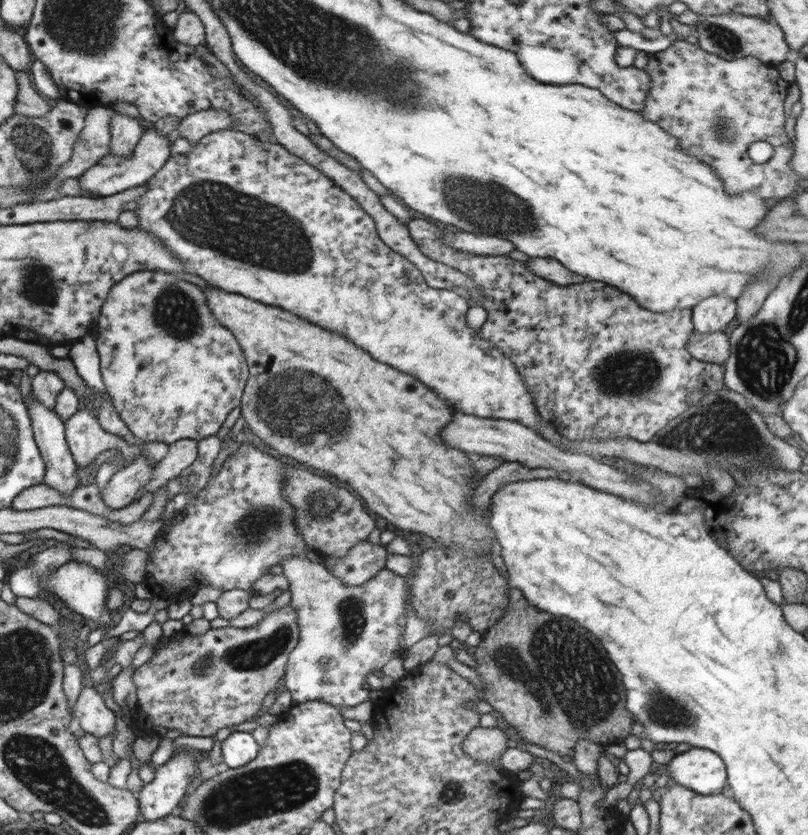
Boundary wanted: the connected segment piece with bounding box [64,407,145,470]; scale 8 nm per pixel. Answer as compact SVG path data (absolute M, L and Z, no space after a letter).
M88 407L78 409L64 423L67 444L80 468L89 470L94 458L105 450L118 449L125 460L133 461L144 449L144 441L129 444L121 437L105 431Z

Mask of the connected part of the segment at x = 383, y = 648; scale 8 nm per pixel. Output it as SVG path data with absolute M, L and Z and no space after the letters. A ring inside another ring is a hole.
M297 554L282 559L282 574L289 582L291 601L289 604L297 614L299 642L289 654L282 688L291 694L294 704L320 701L331 704L339 711L342 707L356 707L369 700L367 691L362 687L368 674L381 675L381 668L393 656L406 656L408 649L402 648L402 633L405 625L398 625L398 618L410 610L409 588L406 578L382 569L364 584L348 586L336 578L323 563L310 560L306 554Z

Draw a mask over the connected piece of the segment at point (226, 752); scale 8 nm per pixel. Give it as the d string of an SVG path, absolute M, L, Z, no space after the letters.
M234 732L222 742L222 757L224 766L232 768L242 766L254 760L260 753L260 747L251 733Z

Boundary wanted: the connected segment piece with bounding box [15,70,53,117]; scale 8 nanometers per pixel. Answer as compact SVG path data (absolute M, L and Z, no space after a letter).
M20 71L19 85L20 90L15 114L28 117L44 117L51 110L53 103L37 91L29 71Z

